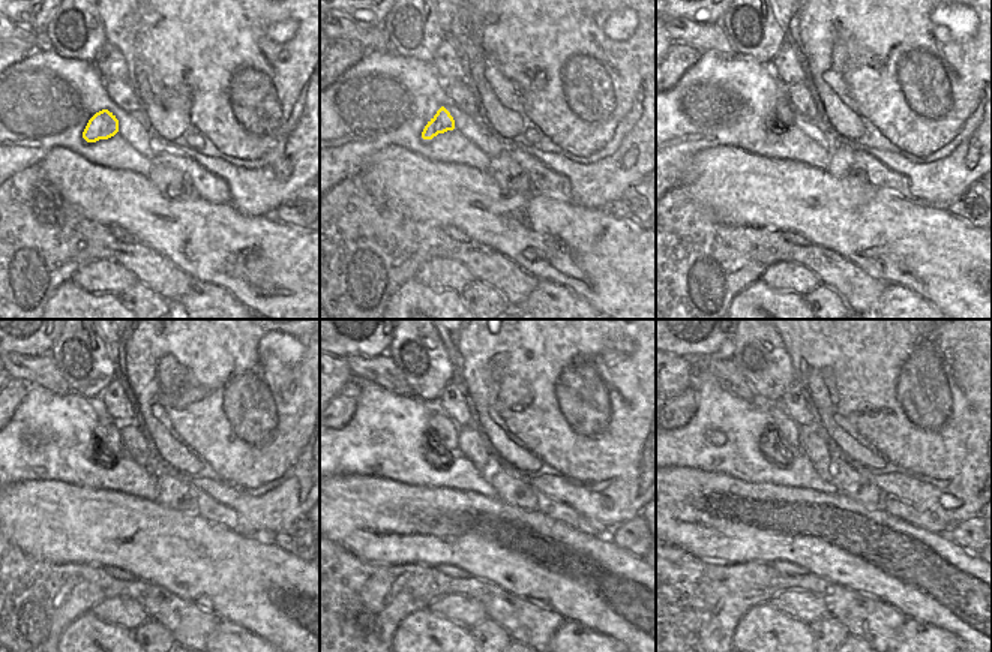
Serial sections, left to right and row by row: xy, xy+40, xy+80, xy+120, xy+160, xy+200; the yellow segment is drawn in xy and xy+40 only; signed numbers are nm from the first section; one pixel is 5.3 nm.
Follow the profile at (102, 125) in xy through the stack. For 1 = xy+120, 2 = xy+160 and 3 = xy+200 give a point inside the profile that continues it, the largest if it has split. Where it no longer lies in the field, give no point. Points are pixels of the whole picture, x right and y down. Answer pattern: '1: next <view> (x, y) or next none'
1: next xy+120 (108, 435)
2: next xy+160 (444, 430)
3: next xy+200 (782, 423)

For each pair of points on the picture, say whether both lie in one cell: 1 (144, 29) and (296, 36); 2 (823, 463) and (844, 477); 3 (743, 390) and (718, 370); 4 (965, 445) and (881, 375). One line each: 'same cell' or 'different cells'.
1: same cell
2: different cells
3: same cell
4: same cell

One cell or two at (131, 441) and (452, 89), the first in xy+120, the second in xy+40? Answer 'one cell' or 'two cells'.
one cell

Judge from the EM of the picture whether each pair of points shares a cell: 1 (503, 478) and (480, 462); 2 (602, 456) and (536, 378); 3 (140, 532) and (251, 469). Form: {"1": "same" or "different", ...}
{"1": "different", "2": "same", "3": "different"}

